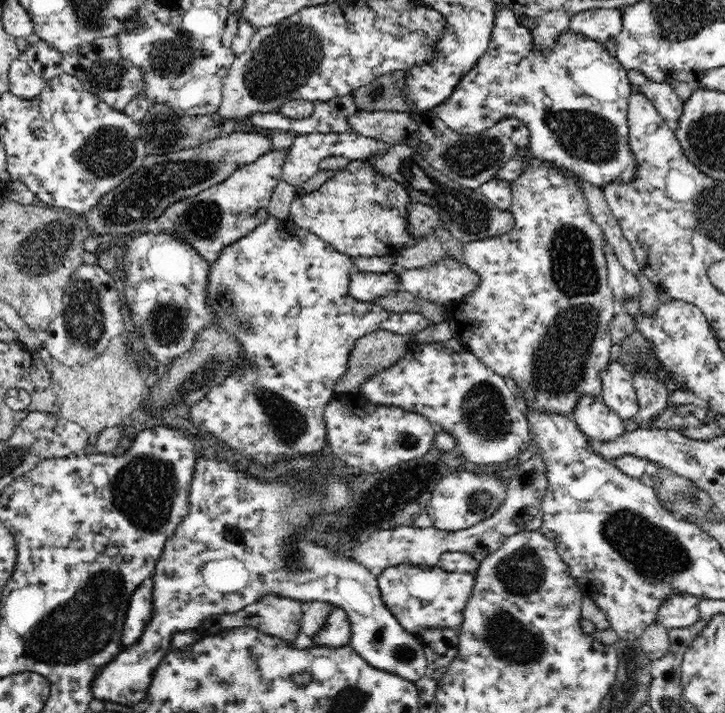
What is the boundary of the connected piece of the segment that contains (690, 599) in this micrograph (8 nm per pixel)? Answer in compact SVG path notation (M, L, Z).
M679 591L670 594L660 605L657 622L667 629L692 626L699 618L701 599Z

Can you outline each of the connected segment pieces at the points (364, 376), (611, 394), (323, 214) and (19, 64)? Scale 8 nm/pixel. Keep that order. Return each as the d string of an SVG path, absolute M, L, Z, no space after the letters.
M374 330L355 342L347 372L335 384L336 393L360 391L360 386L380 371L406 356L410 346L408 335L388 330Z
M611 360L608 370L602 374L603 403L622 420L634 419L639 414L639 399L631 374L620 362Z
M352 160L343 169L339 169L332 179L324 182L318 190L298 196L290 206L289 219L292 224L304 228L319 236L336 251L348 255L350 258L358 257L392 257L413 249L419 244L419 238L410 231L412 198L402 183L382 174L368 162L368 160Z
M16 59L14 62L11 62L9 66L8 78L10 82L10 92L24 99L34 98L37 94L40 94L40 91L44 88L45 80L40 78L28 64L28 61Z

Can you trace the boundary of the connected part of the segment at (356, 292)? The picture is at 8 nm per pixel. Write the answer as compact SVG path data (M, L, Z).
M390 270L385 273L373 273L358 271L349 278L348 294L360 302L370 302L382 296L388 296L392 292L399 292L397 288L397 272Z

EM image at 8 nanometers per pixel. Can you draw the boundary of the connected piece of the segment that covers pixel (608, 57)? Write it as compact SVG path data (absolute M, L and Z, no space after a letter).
M498 3L495 10L495 21L491 32L491 39L486 49L486 52L482 57L476 61L476 64L462 77L459 84L455 86L454 93L451 97L446 100L445 103L440 106L431 108L429 112L426 112L429 116L440 118L446 126L449 126L454 132L458 134L476 134L483 130L492 128L497 122L506 120L508 117L514 117L518 121L522 121L529 130L529 144L528 147L536 157L545 162L550 162L564 170L571 171L580 180L584 180L592 183L594 186L602 188L605 184L610 183L630 183L634 180L634 175L638 170L637 162L635 161L634 155L632 154L630 147L630 130L627 121L627 110L629 105L629 98L634 91L634 86L630 84L629 78L627 77L627 70L620 64L620 61L610 53L600 43L598 39L594 40L590 35L579 34L574 29L568 31L562 31L555 36L553 43L547 46L545 51L542 51L536 43L534 43L533 30L527 25L524 25L518 17L518 12L506 6L503 3Z

